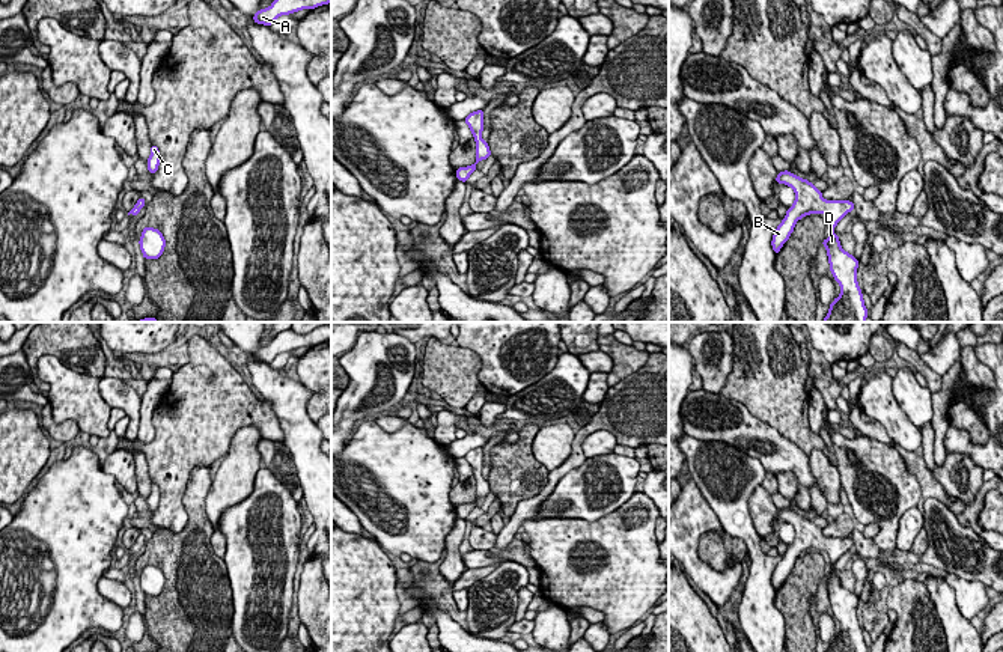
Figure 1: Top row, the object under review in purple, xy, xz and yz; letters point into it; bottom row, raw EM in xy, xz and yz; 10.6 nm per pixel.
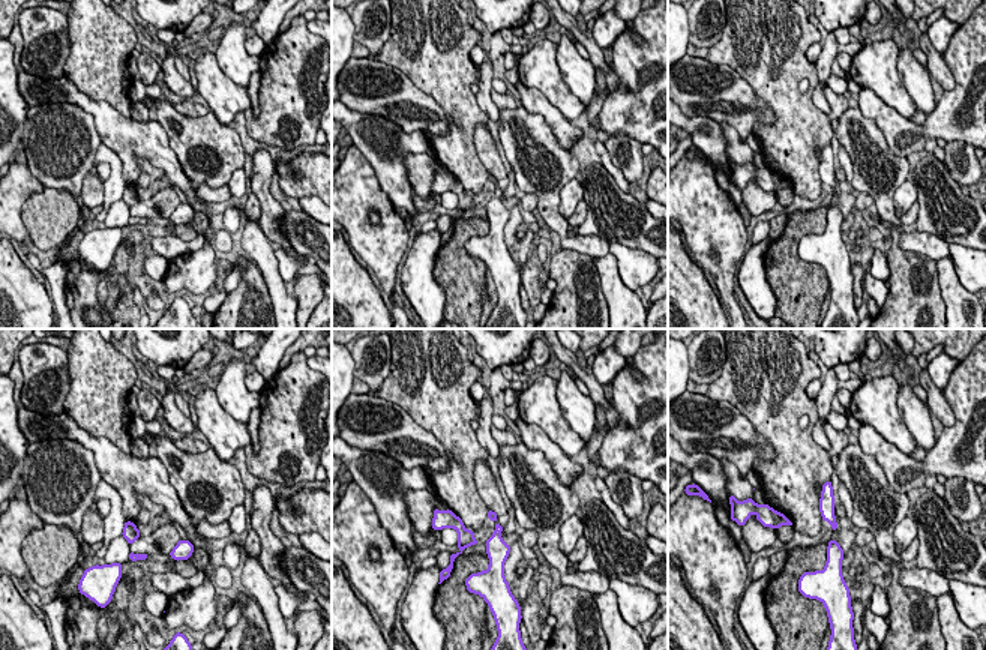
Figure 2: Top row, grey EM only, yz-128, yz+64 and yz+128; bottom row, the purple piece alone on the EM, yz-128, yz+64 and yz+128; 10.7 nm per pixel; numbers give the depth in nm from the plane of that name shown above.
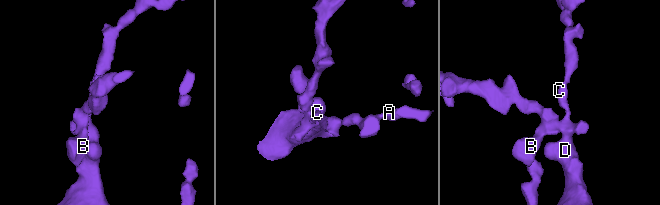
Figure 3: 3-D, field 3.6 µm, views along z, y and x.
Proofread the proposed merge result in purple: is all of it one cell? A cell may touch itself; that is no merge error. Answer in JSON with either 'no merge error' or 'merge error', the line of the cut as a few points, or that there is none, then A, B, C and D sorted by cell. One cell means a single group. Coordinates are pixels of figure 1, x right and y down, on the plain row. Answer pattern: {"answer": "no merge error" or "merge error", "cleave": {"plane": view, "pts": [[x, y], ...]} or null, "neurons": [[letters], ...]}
{"answer": "no merge error", "cleave": null, "neurons": [["A", "B", "C", "D"]]}

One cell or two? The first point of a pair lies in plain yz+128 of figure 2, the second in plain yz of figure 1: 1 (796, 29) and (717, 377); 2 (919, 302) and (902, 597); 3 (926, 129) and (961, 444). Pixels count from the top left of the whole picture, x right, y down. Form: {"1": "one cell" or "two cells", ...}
{"1": "two cells", "2": "one cell", "3": "one cell"}

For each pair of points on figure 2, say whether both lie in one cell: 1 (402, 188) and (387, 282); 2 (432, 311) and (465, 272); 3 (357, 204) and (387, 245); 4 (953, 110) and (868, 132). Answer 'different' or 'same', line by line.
1: different
2: different
3: same
4: different

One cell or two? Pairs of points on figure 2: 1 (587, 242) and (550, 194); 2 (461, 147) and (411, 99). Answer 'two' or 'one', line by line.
1: one
2: two

